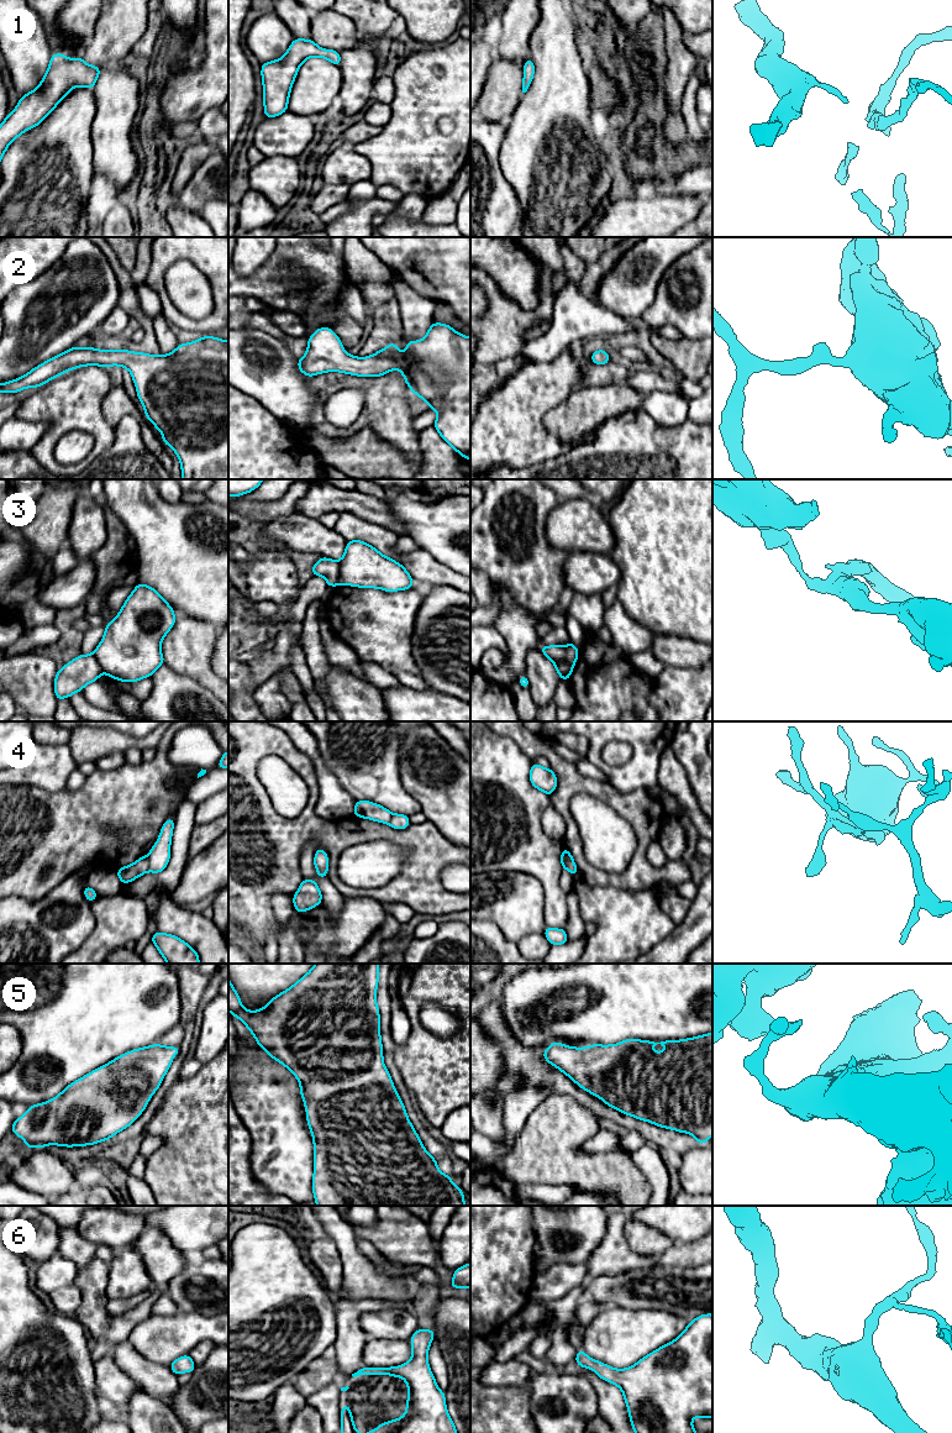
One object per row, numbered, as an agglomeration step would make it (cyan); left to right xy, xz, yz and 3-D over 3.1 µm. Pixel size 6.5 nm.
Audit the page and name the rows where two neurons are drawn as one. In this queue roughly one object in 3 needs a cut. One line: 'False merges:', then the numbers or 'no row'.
False merges: 3, 4

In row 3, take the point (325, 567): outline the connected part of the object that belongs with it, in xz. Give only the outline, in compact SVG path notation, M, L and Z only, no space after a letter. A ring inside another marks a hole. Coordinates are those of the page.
M320 557L311 568L312 576L321 576L326 579L328 587L338 586L340 562L331 558Z

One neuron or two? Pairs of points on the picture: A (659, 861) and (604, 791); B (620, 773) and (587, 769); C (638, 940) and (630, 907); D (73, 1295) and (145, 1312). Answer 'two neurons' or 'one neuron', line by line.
A: two neurons
B: two neurons
C: one neuron
D: two neurons

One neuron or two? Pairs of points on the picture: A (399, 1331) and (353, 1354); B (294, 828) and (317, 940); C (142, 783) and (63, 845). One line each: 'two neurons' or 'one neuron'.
A: two neurons
B: two neurons
C: one neuron

